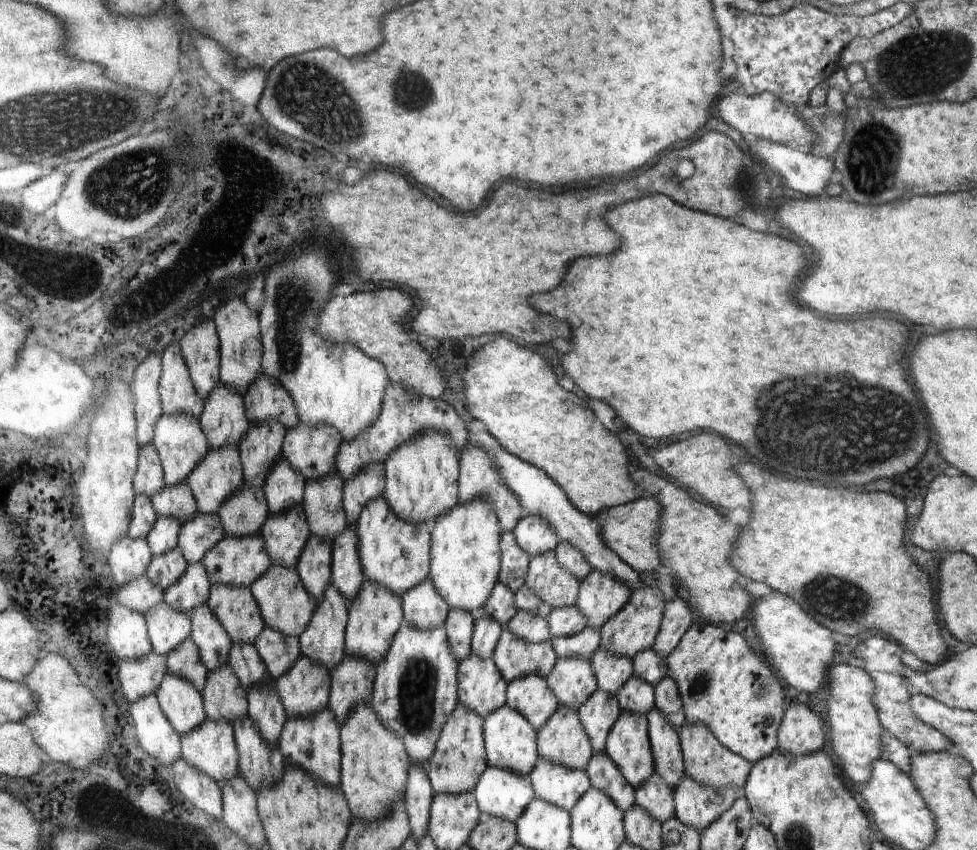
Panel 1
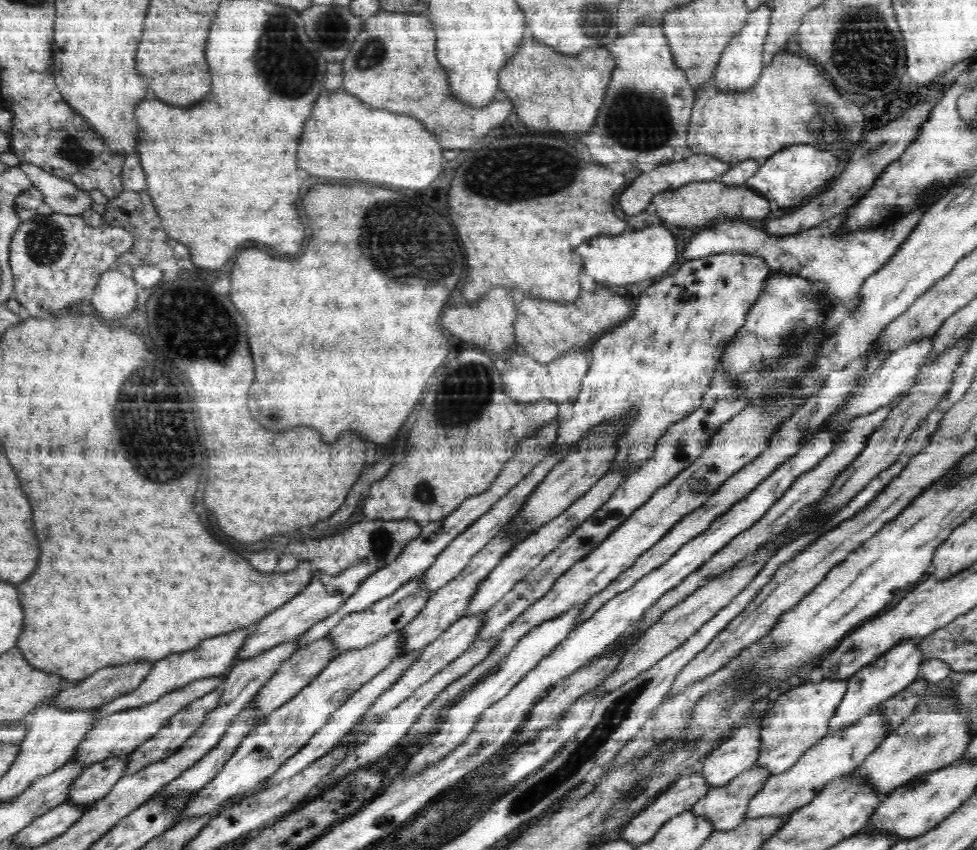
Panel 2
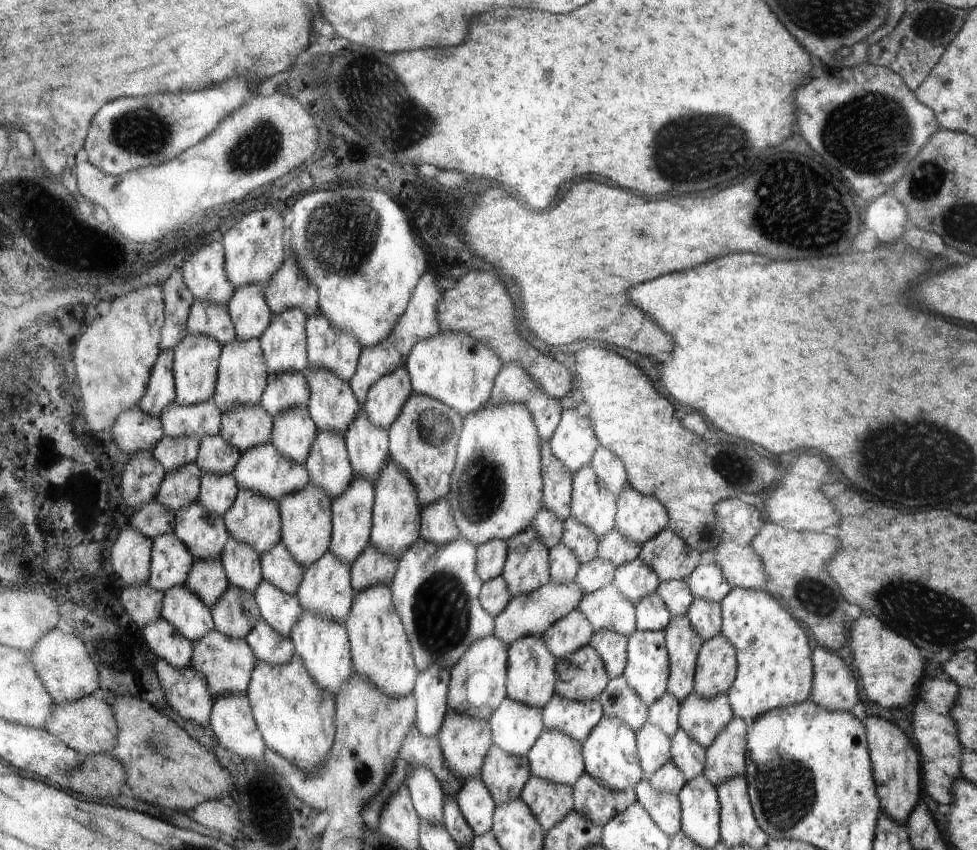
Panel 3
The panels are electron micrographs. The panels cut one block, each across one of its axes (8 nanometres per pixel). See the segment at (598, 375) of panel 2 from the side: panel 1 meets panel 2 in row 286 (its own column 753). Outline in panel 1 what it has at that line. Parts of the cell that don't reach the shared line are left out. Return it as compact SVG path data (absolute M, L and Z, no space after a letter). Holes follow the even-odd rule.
M696 623L691 624L678 646L666 658L668 676L672 682L676 682L682 699L685 722L706 724L722 746L753 764L774 754L774 748L779 745L776 744L776 730L781 726L784 714L784 690L780 686L778 675L772 672L766 661L760 651L756 652L748 646L748 640L744 636L720 630L716 625Z

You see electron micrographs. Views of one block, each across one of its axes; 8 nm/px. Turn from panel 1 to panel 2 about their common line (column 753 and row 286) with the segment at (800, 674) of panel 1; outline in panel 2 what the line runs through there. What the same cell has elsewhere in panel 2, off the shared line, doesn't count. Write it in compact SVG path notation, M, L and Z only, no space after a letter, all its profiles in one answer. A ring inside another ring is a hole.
M646 226L642 230L630 234L604 235L588 240L578 248L582 257L584 270L594 279L598 286L616 289L628 284L657 279L674 264L678 252L676 238L672 236L668 226Z

